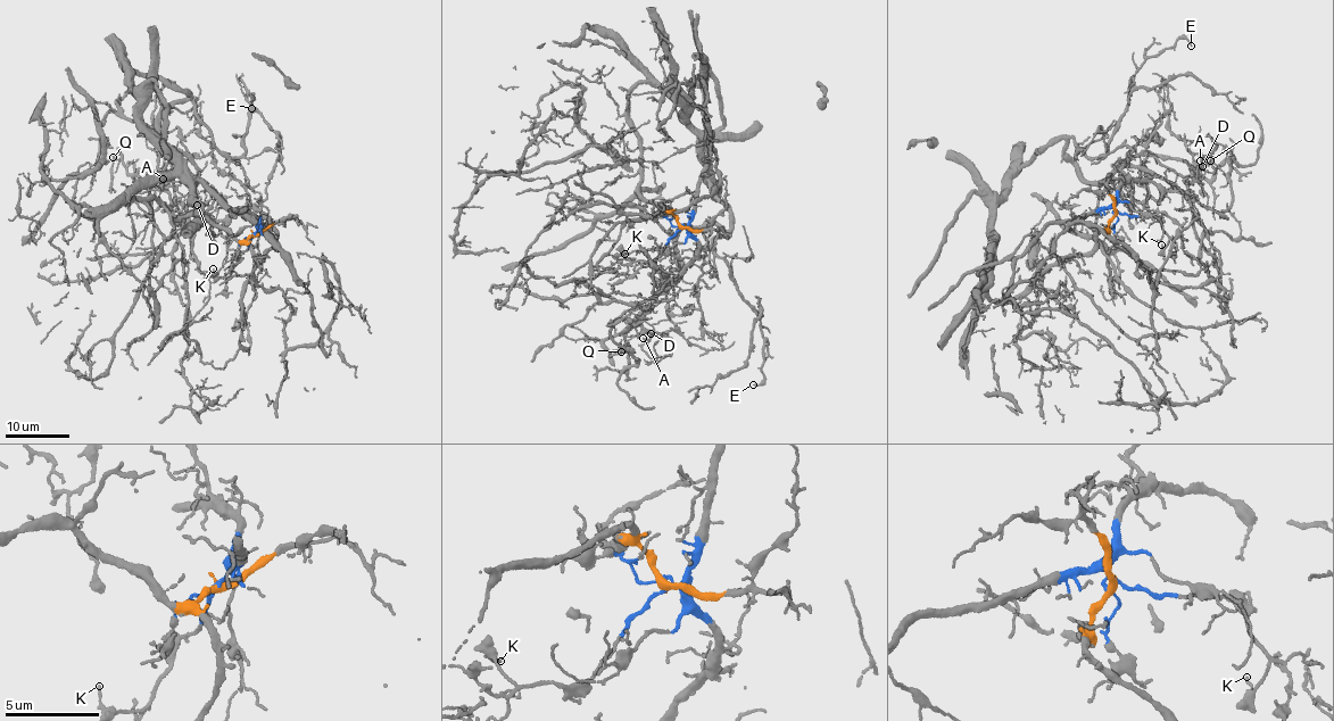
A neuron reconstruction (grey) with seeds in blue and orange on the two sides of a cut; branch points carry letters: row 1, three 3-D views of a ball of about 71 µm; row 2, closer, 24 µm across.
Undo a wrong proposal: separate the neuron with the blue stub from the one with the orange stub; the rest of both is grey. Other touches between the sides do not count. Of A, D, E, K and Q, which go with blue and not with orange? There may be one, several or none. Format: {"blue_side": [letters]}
{"blue_side": ["A", "D", "K", "Q"]}

